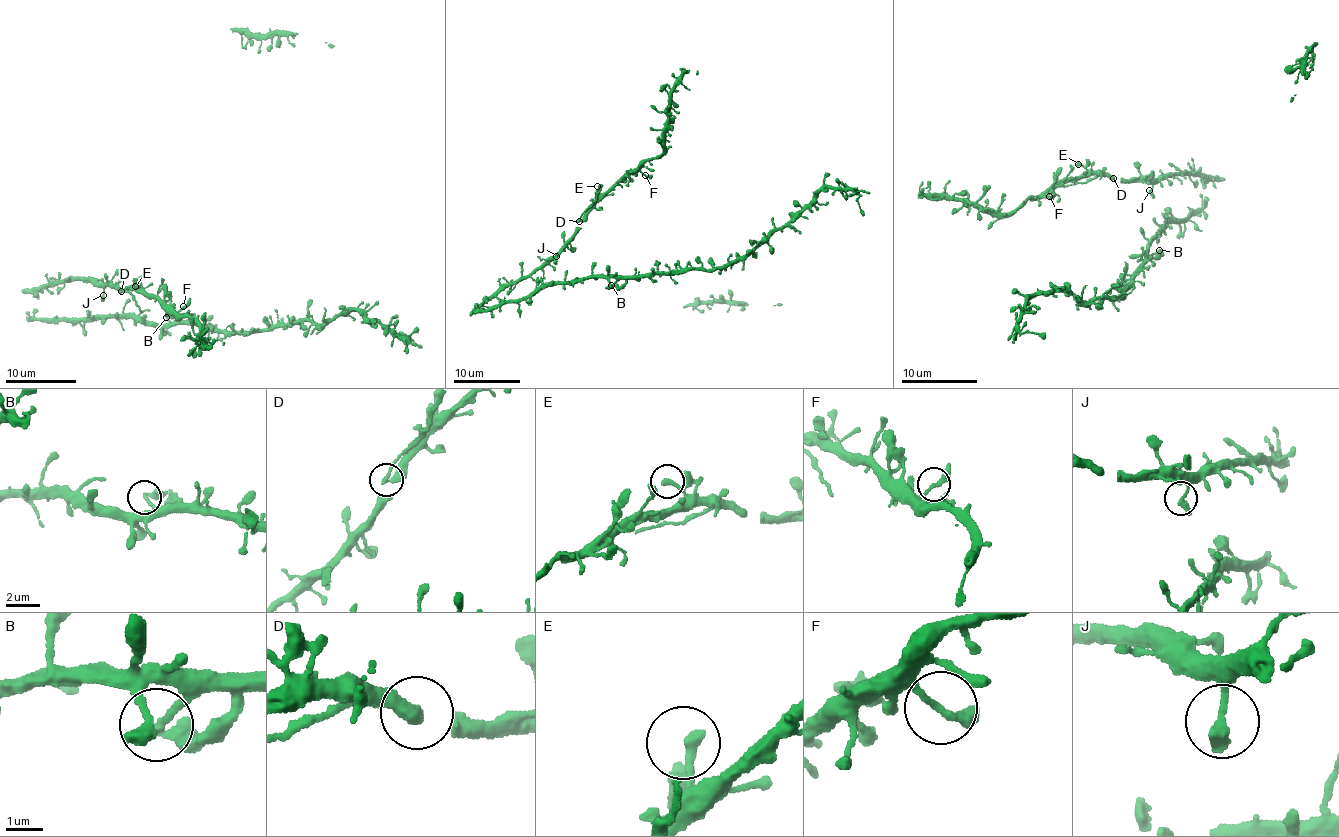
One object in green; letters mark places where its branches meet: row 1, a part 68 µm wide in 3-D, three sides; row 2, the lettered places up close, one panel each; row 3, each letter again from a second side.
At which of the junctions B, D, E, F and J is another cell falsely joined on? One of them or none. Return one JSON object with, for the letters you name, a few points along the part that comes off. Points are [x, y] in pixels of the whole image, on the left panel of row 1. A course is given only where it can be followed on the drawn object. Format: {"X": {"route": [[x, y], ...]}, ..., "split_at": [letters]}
{"D": {"route": [[121, 290], [129, 293], [140, 311]]}, "split_at": ["D"]}

